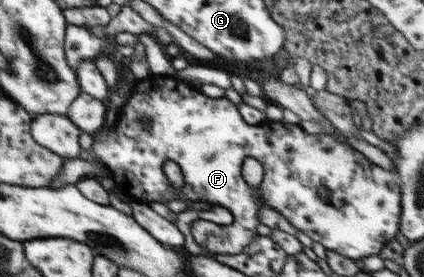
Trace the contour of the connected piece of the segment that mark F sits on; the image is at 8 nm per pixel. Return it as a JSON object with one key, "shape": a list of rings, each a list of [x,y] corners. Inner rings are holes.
{"shape":[[[150,74],[148,78],[136,81],[127,104],[119,112],[116,126],[93,135],[92,150],[108,169],[120,197],[148,204],[175,199],[177,191],[163,170],[165,161],[175,161],[182,170],[184,183],[179,191],[185,199],[218,204],[233,214],[229,245],[203,245],[215,253],[241,253],[255,236],[259,236],[256,227],[260,223],[258,211],[263,203],[283,214],[291,225],[314,242],[318,241],[328,251],[349,259],[379,255],[383,246],[400,231],[402,193],[396,174],[373,164],[347,142],[332,135],[305,132],[300,123],[265,119],[260,124],[250,125],[226,97],[213,99],[189,83],[183,85],[176,77]],[[245,157],[253,157],[263,166],[264,176],[259,188],[251,188],[241,176]]]}

